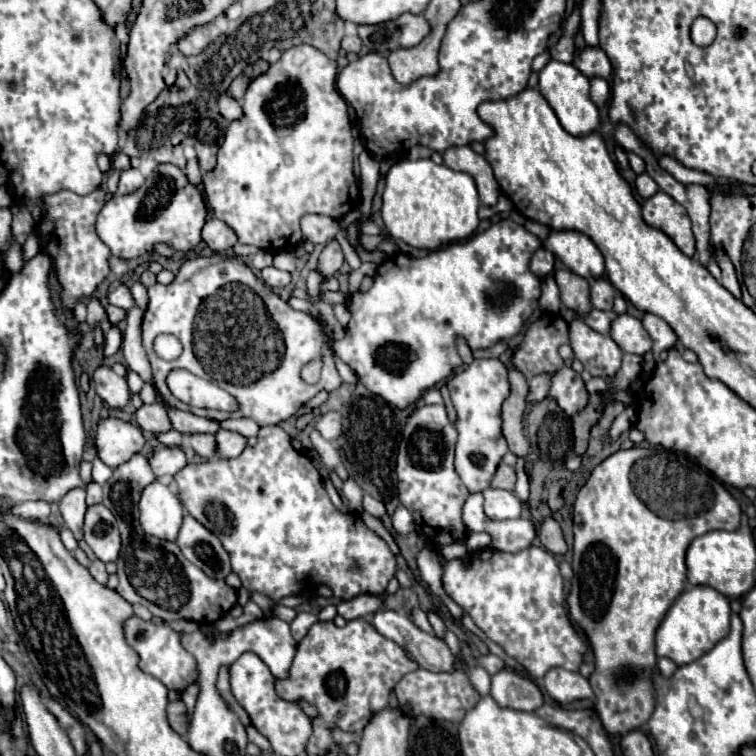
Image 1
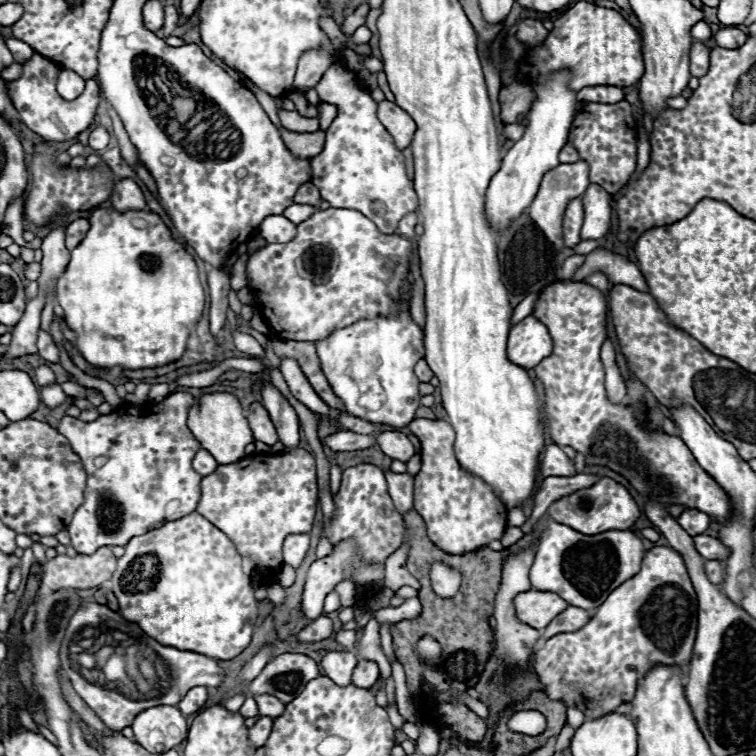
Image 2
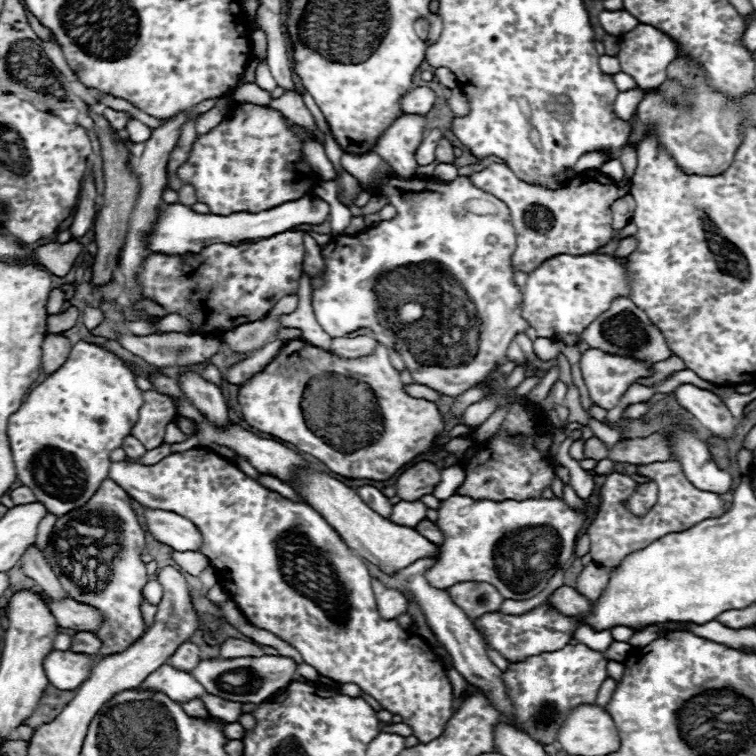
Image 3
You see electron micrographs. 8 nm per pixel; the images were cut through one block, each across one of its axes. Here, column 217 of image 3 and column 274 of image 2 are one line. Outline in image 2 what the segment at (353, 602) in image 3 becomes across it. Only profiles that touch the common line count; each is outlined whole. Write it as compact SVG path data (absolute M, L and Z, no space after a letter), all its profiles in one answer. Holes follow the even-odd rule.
M296 448L282 454L250 454L240 462L218 466L214 474L202 478L202 498L196 512L220 528L238 548L242 556L254 556L254 570L258 576L270 574L282 566L282 542L286 536L296 532L310 532L316 514L316 466L308 450Z

